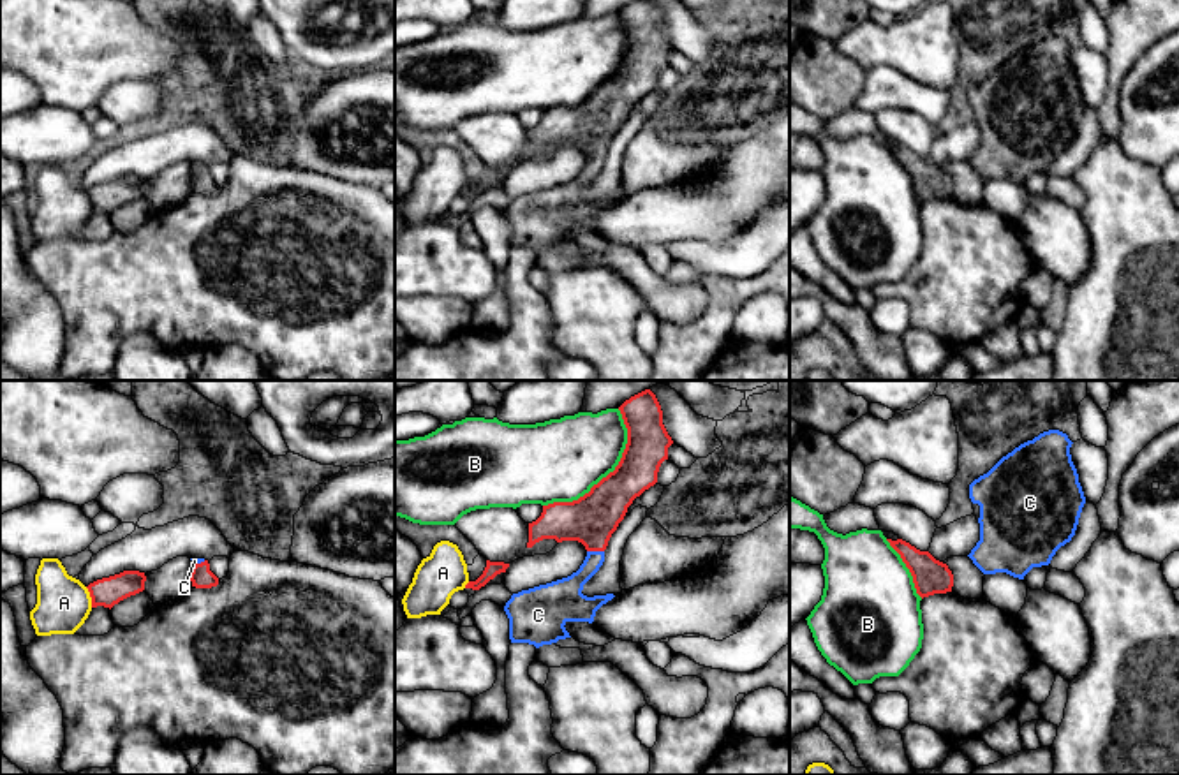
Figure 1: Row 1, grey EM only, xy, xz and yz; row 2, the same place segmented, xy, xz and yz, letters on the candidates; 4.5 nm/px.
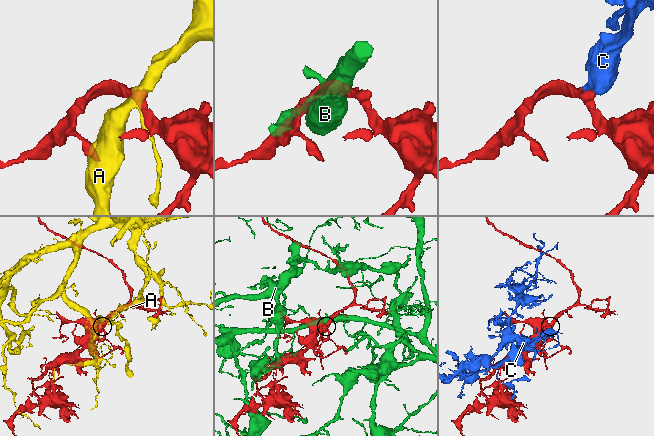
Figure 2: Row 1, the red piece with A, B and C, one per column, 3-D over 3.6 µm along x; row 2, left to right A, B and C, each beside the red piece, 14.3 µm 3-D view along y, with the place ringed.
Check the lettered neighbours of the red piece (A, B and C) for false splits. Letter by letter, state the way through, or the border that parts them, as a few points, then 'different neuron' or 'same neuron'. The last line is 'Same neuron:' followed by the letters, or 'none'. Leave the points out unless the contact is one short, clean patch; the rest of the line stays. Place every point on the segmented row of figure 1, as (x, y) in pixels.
A: different neuron
B: different neuron
C: runs through xz (591, 520), (596, 550), (591, 566), (564, 594); same neuron
Same neuron: C

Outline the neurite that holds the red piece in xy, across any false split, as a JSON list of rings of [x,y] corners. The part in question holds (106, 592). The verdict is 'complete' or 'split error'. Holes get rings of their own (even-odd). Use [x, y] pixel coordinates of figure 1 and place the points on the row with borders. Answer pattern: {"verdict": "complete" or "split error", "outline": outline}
{"verdict": "complete", "outline": [[[123,571],[120,574],[97,579],[86,587],[92,597],[92,608],[104,606],[111,609],[120,601],[143,592],[145,581],[146,576],[139,571]]]}

